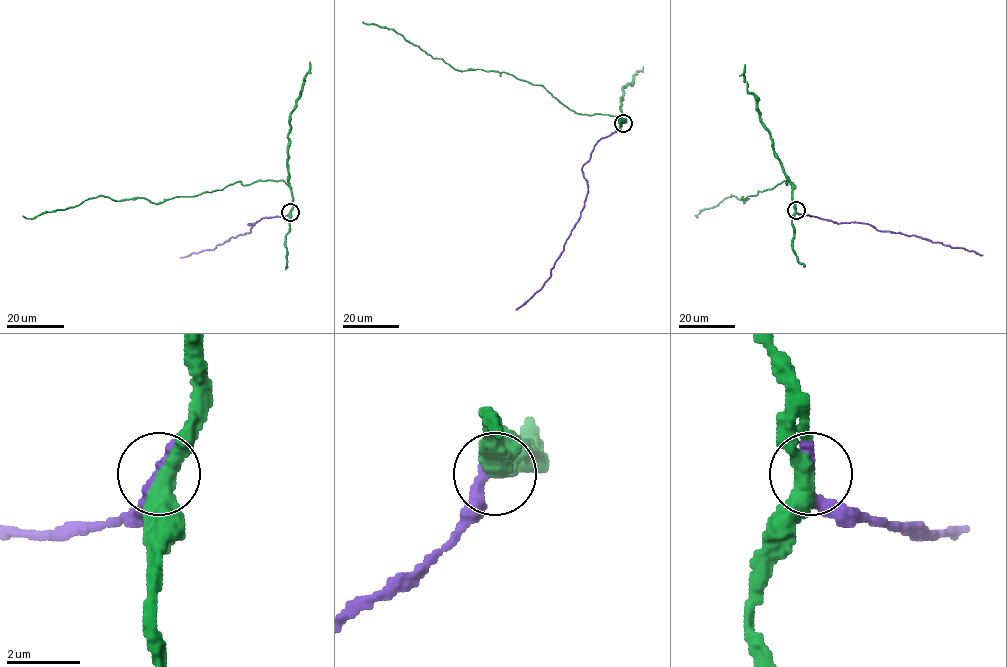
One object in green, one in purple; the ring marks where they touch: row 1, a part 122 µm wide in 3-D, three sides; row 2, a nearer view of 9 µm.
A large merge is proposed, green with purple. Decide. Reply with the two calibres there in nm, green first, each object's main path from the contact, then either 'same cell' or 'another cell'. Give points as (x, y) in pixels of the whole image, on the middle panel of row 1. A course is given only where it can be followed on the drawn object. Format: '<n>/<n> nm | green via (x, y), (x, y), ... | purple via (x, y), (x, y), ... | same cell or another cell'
400/360 nm | green via (622, 123), (625, 119), (616, 116), (577, 114), (543, 85), (505, 72), (458, 71), (391, 28), (362, 21) | purple via (622, 123), (599, 140), (582, 168), (588, 188), (580, 218), (551, 270), (550, 278), (515, 309) | same cell

